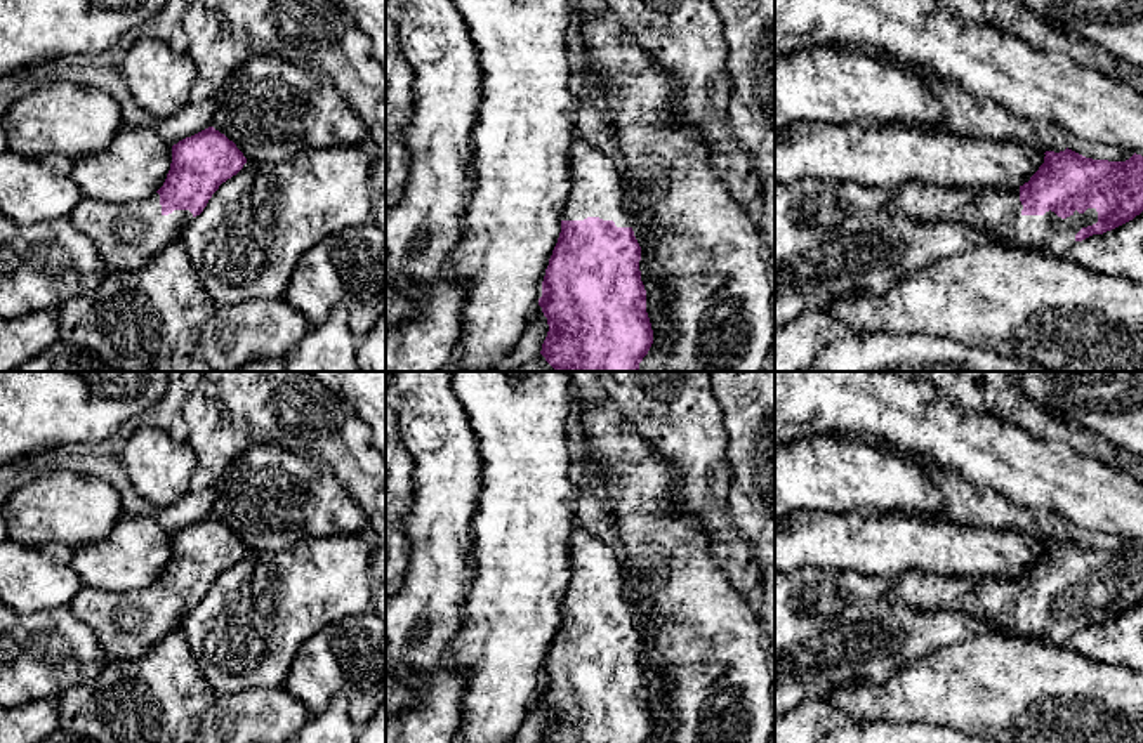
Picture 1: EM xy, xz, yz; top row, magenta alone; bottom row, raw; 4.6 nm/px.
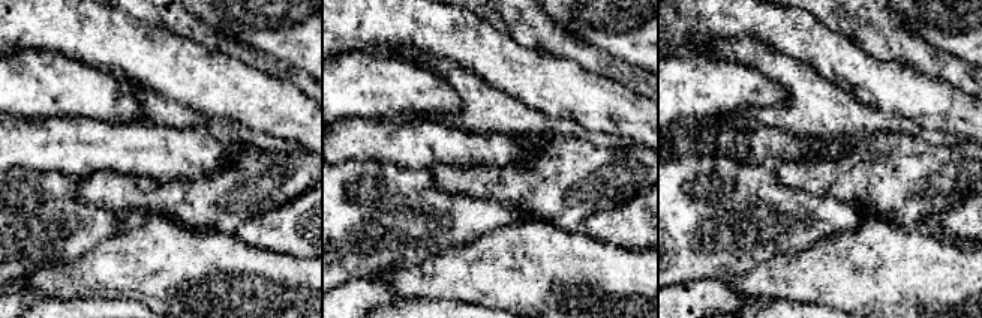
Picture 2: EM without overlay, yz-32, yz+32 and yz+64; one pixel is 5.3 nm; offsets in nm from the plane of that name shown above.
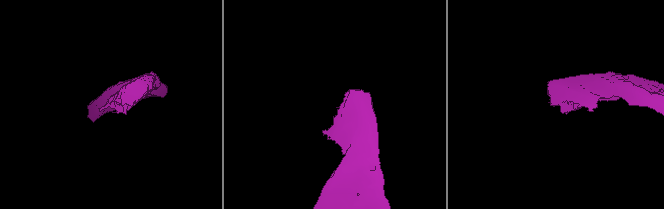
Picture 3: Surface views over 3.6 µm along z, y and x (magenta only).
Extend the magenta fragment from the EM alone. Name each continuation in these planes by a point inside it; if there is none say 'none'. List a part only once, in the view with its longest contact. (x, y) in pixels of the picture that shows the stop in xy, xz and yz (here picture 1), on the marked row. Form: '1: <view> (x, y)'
1: yz (997, 210)

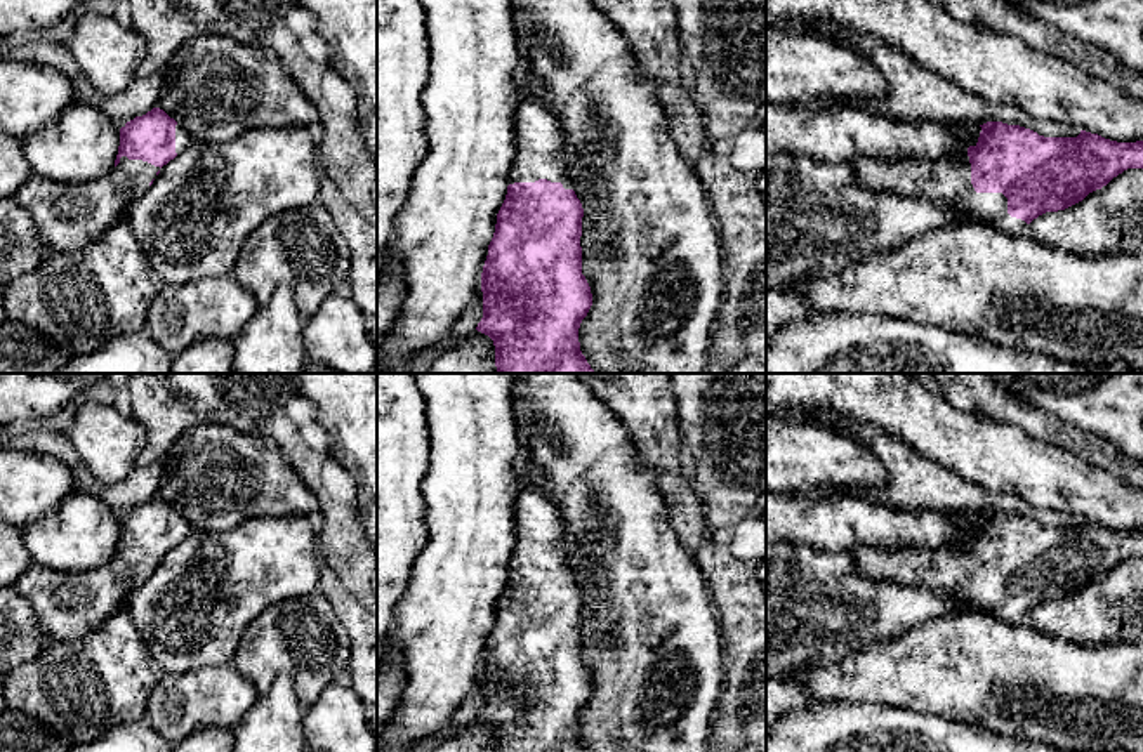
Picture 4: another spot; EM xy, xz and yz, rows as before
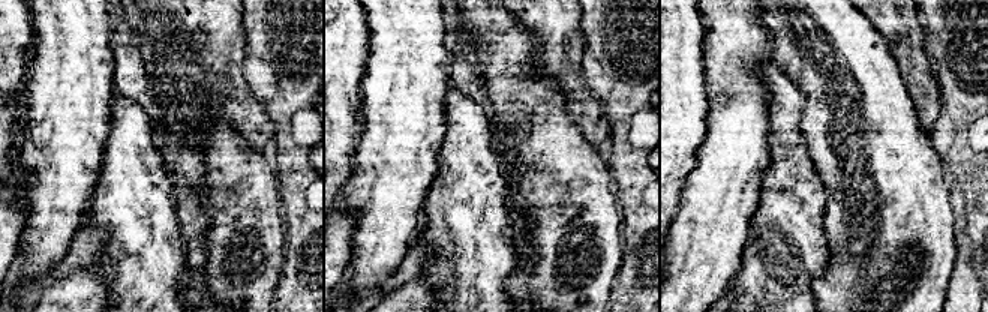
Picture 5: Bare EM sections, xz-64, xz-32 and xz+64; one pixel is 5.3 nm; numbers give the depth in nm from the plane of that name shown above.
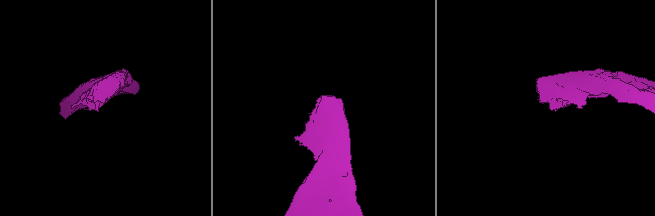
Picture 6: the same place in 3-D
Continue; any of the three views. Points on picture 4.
1: yz (947, 181)

